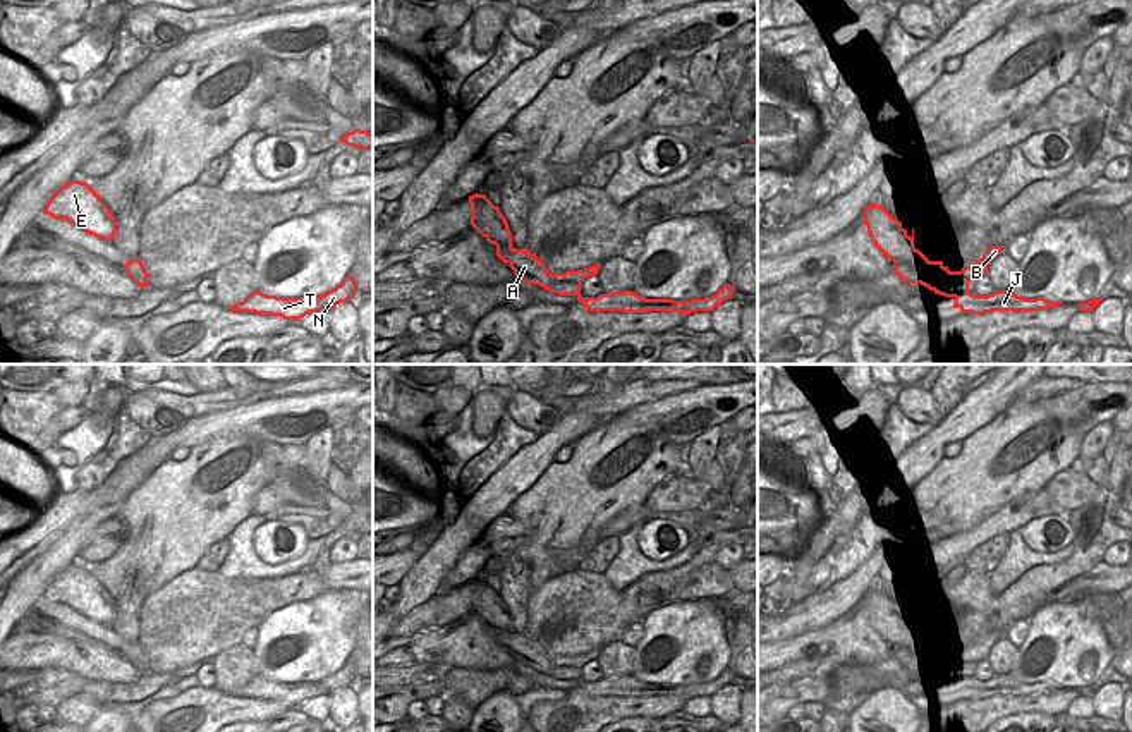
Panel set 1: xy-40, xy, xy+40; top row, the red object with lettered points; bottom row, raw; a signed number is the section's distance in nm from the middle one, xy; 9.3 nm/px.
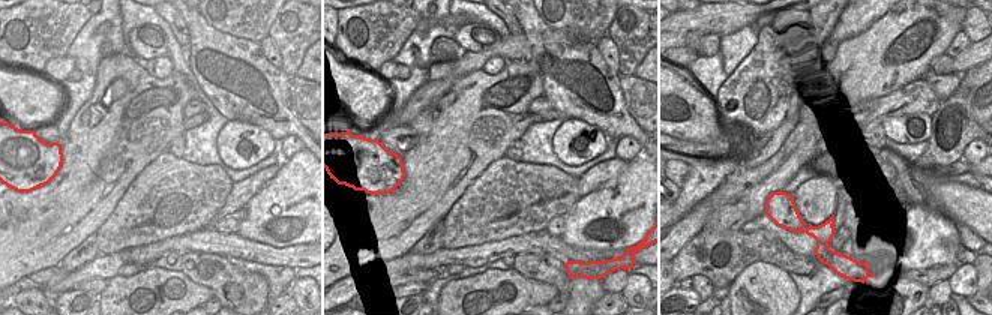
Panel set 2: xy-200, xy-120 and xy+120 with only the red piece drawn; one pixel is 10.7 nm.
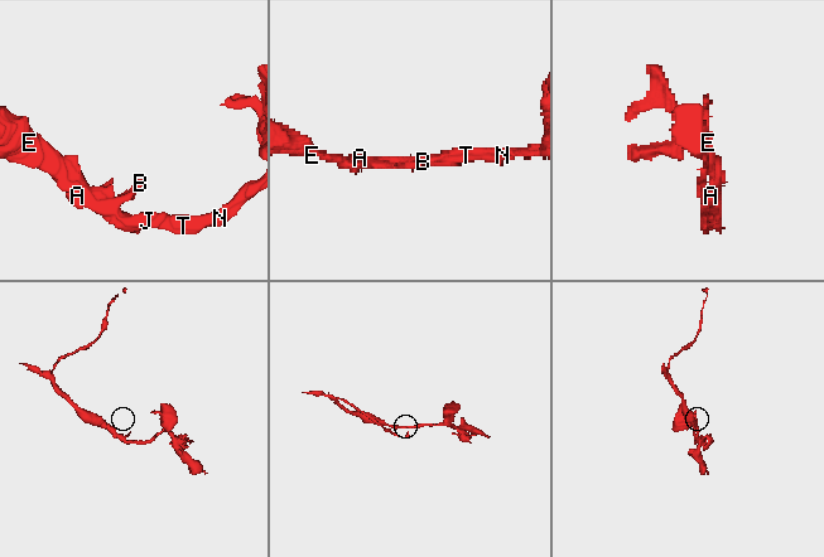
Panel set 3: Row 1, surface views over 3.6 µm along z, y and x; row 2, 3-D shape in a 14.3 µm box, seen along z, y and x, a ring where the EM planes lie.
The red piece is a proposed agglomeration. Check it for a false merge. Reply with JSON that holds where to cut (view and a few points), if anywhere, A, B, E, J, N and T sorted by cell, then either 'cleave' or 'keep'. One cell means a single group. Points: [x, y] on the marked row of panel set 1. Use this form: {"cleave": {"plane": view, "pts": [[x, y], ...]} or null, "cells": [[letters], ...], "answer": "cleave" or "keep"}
{"cleave": {"plane": "xy+40", "pts": [[931, 262], [931, 267], [916, 282]]}, "cells": [["A", "E"], ["B", "J", "N", "T"]], "answer": "cleave"}

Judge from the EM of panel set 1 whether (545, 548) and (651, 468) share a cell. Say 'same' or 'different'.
same

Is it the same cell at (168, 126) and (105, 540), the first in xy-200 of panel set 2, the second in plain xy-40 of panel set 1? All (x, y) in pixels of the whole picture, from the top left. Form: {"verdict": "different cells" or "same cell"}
{"verdict": "different cells"}

